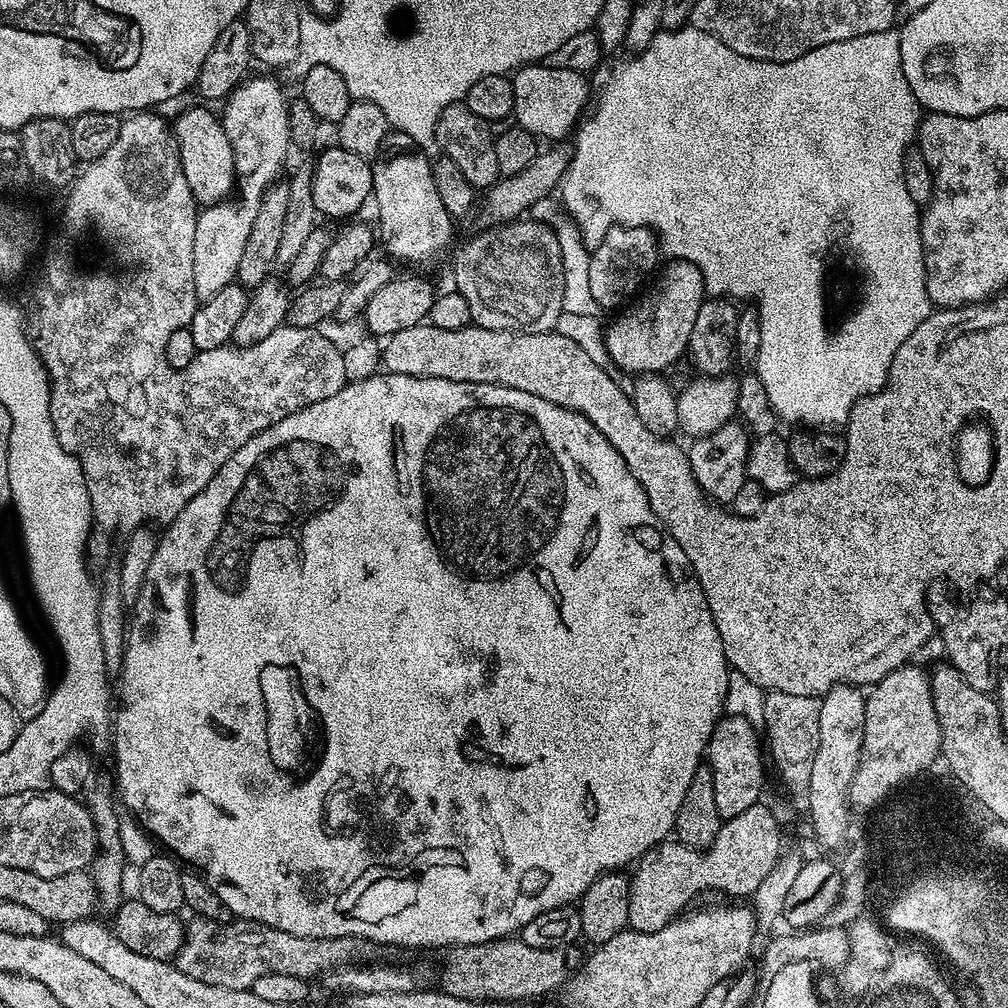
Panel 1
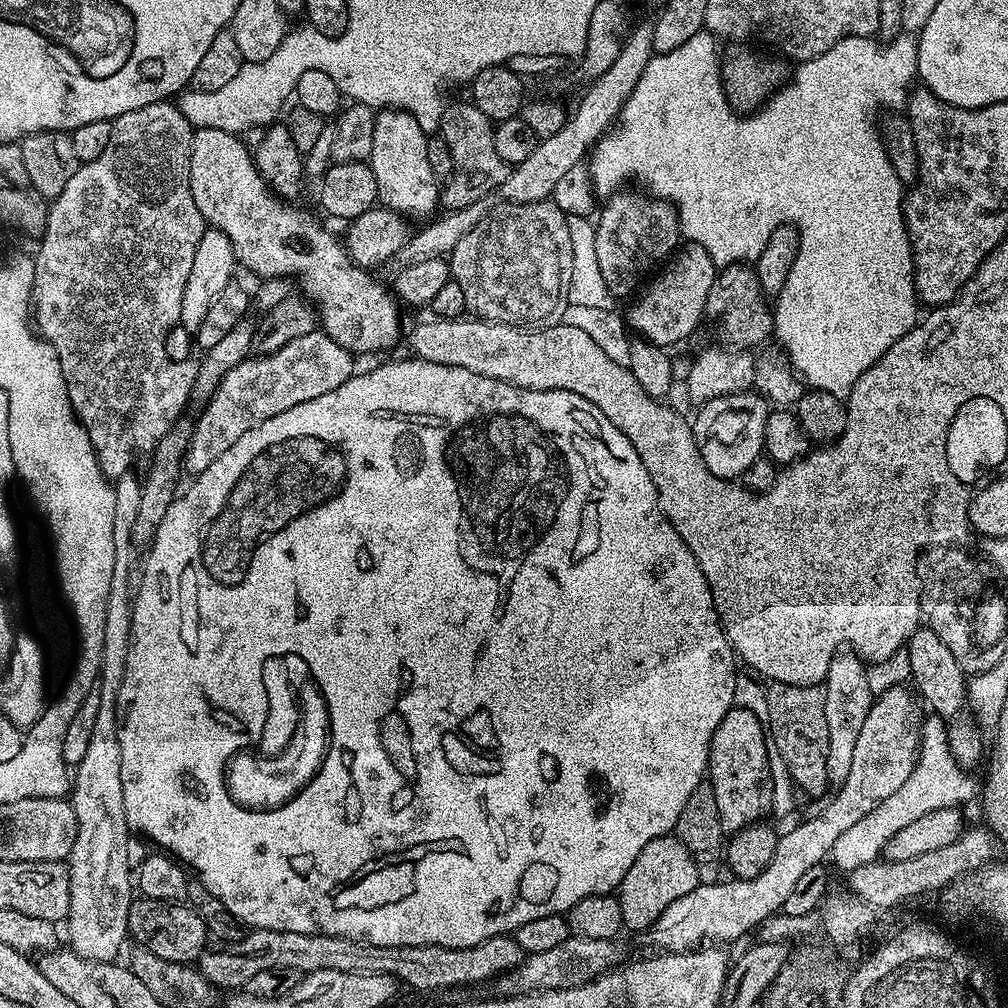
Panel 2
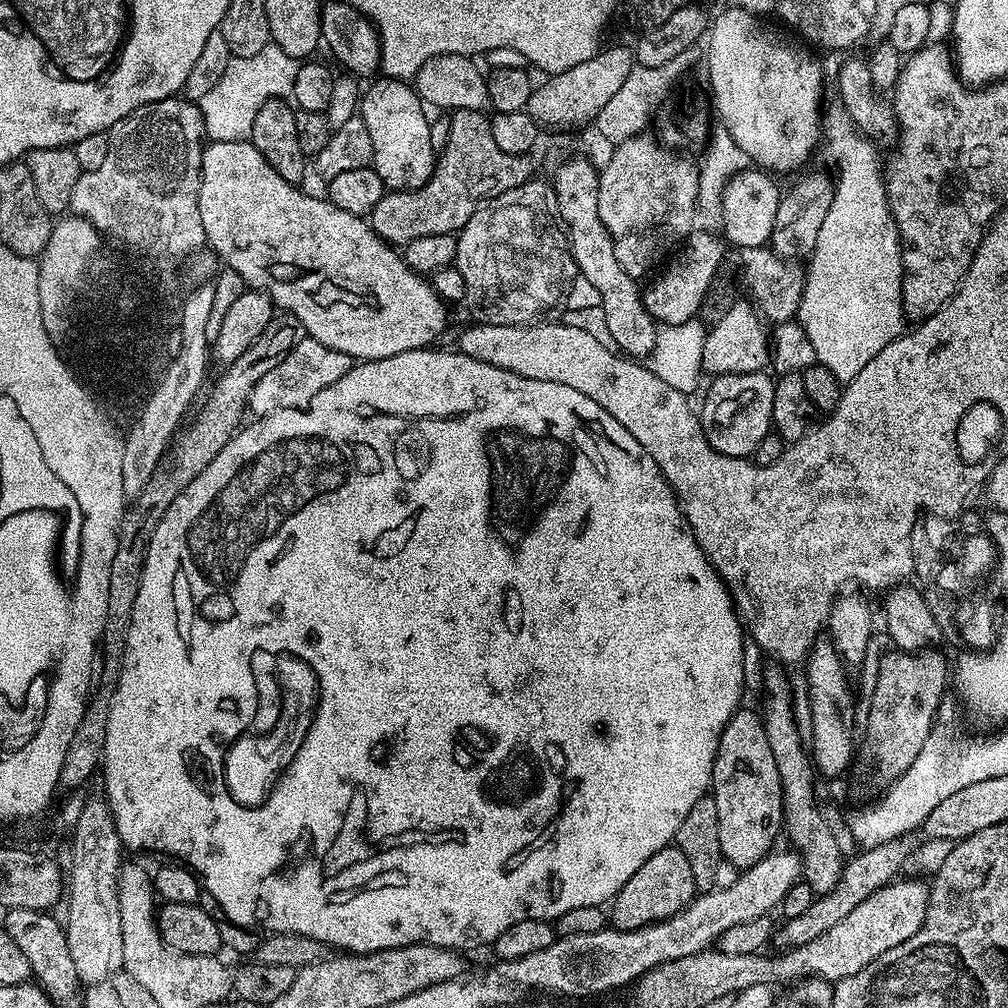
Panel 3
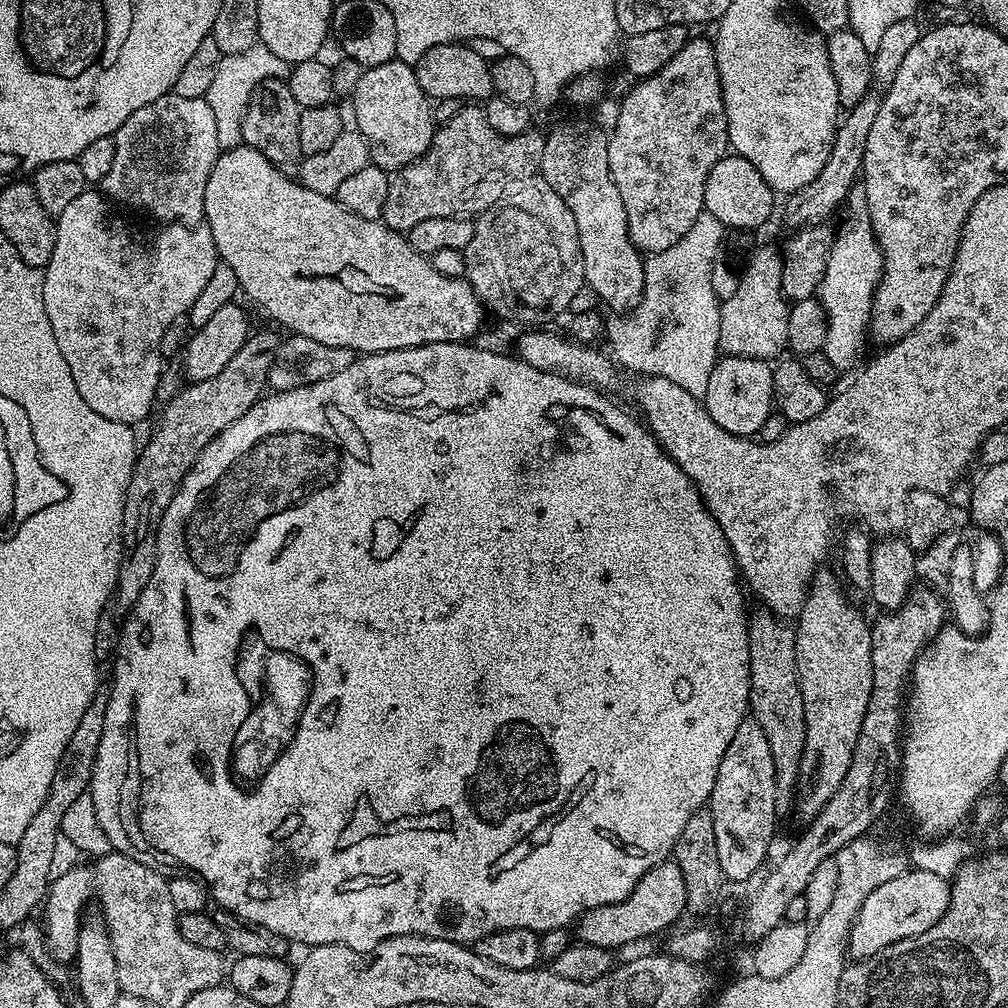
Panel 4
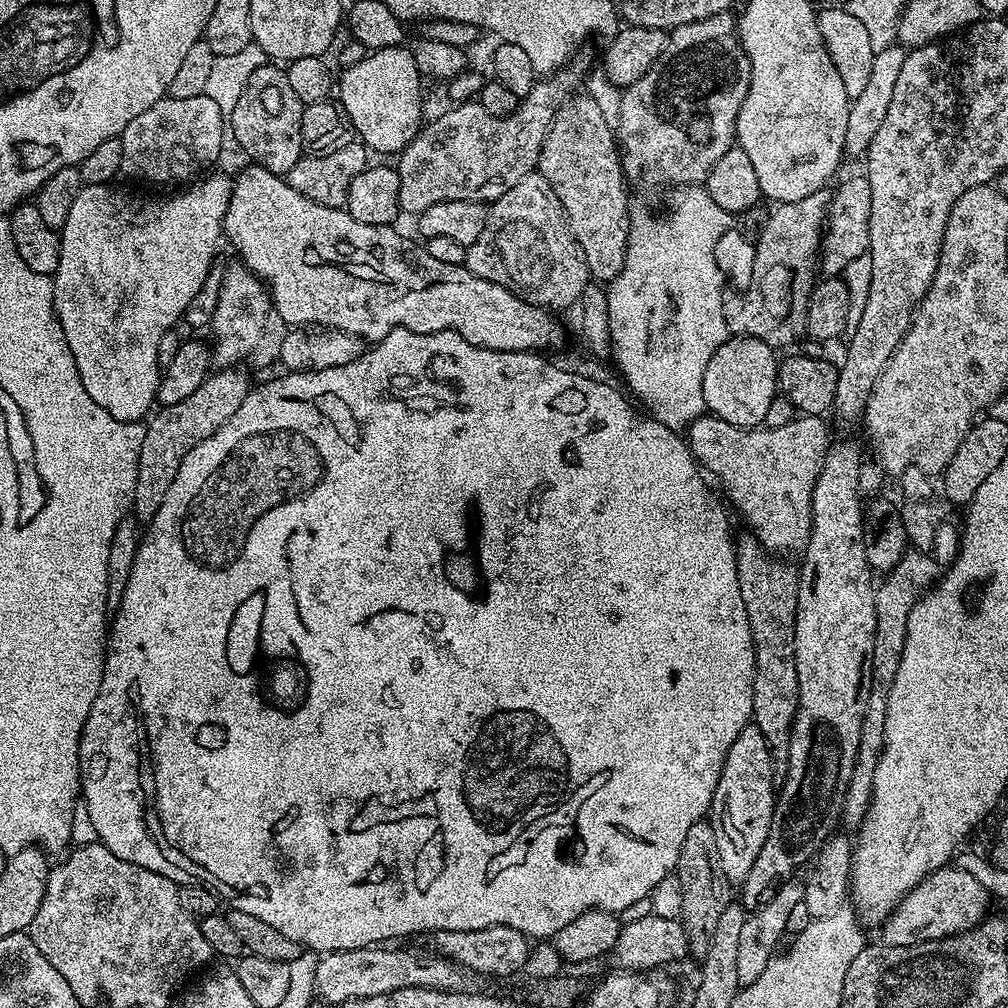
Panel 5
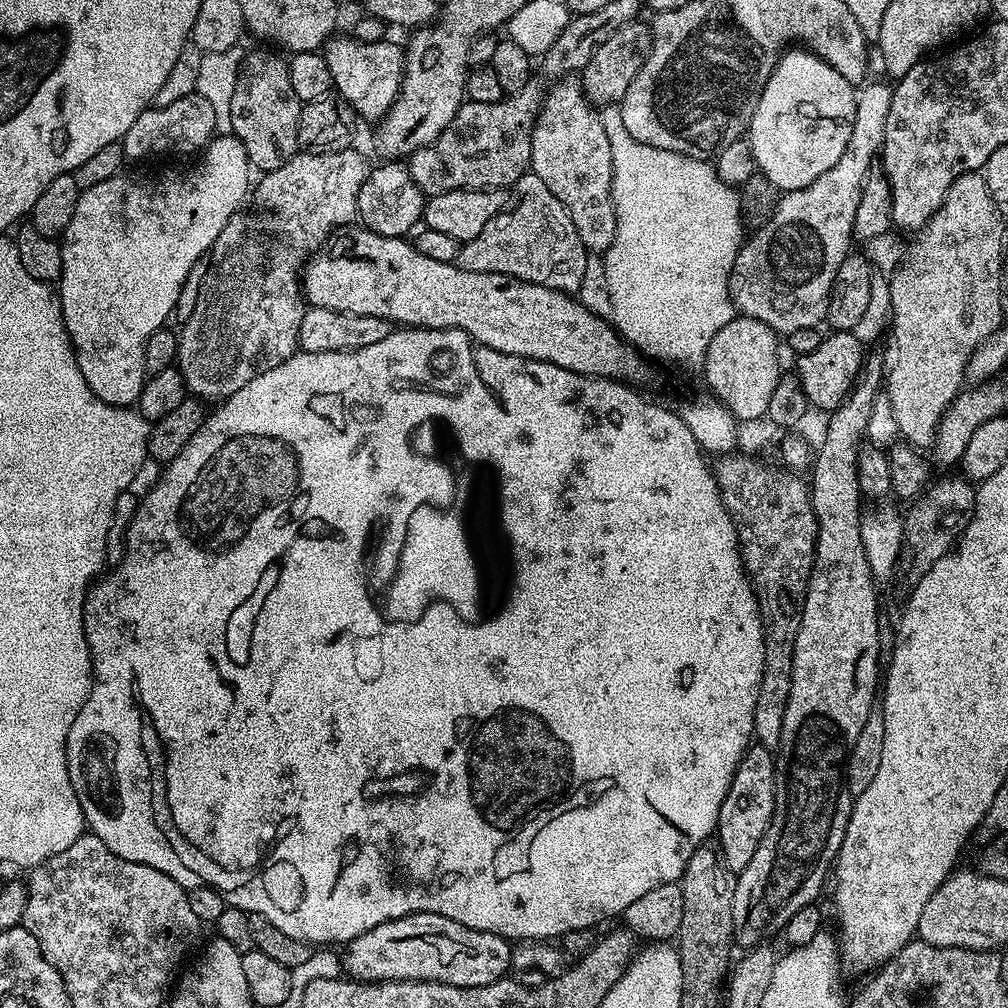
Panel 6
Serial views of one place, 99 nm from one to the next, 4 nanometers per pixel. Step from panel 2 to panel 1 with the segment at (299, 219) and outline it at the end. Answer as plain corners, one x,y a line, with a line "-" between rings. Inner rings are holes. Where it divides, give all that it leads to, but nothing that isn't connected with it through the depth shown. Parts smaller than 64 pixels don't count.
193,106
174,120
174,137
181,158
182,172
186,176
197,205
218,204
233,195
236,187
234,150
230,150
230,138
226,138
221,117
211,112
211,107

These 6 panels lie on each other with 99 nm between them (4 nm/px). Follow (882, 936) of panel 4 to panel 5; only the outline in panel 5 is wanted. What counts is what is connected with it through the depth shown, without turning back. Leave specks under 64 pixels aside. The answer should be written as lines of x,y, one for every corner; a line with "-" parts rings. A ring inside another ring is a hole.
945,866
932,872
920,885
910,889
904,901
892,911
884,921
883,943
894,946
910,946
931,940
945,940
948,936
957,936
977,928
989,915
988,900
990,893
966,870
955,866

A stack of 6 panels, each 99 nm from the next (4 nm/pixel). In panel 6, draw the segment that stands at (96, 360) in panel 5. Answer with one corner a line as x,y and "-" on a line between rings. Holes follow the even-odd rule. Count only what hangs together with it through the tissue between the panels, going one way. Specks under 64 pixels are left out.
220,134
209,141
202,152
204,164
200,164
193,170
192,176
127,176
121,174
114,178
106,178
106,182
98,182
98,186
90,186
83,189
78,198
78,206
74,206
74,218
70,218
70,226
66,226
62,237
60,249
62,250
62,274
58,281
58,312
64,315
63,331
72,340
72,348
76,352
76,365
82,370
82,378
86,378
86,386
115,408
126,408
135,405
139,401
146,379
145,368
147,366
145,352
147,342
158,330
163,329
175,313
178,294
182,294
182,286
190,274
190,270
198,261
205,259
211,253
218,234
222,234
222,226
235,212
241,211
244,199
250,196
250,180
248,184
248,172
250,165
248,155
242,146
242,142
231,134

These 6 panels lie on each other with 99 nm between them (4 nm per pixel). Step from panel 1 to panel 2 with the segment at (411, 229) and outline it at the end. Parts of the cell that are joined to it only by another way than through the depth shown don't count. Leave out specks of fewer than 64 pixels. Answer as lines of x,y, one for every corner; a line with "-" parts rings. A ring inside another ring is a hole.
385,108
376,112
370,167
378,182
379,203
401,218
431,217
437,211
436,204
438,208
441,203
442,184
434,178
426,155
429,139
429,133
424,132
418,122
414,122
409,112
399,112
397,108

